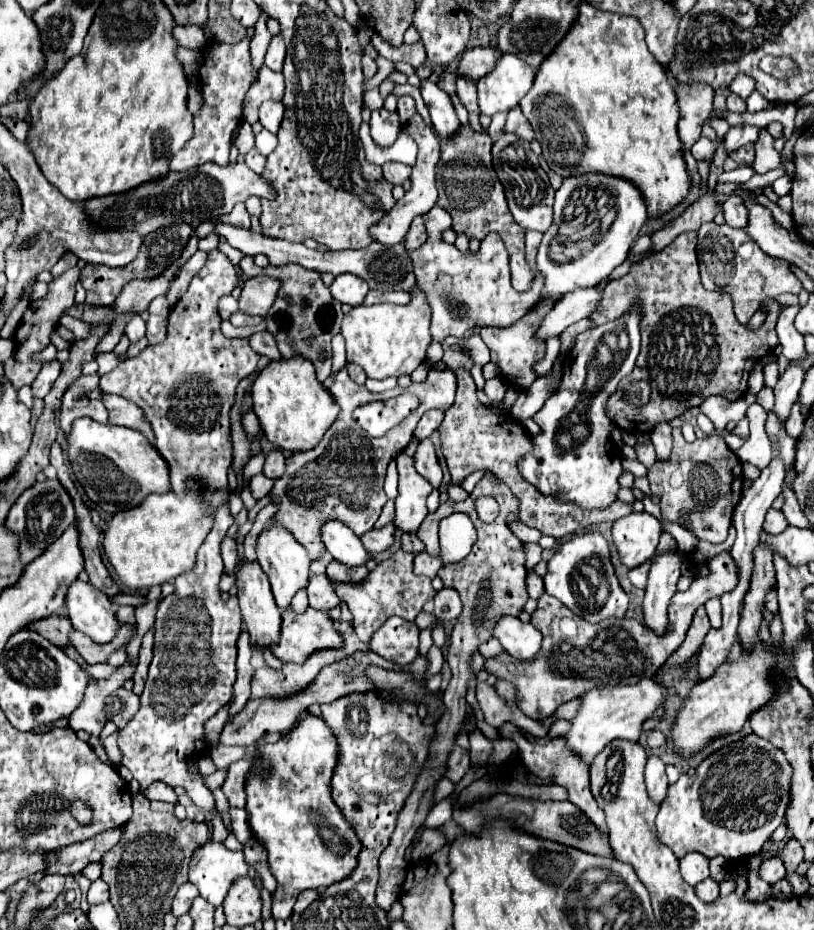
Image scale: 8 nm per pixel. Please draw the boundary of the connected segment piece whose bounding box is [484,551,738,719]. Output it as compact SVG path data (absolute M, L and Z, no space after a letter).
M722 551L708 561L708 577L694 579L686 593L676 593L670 601L670 625L664 637L656 637L642 623L622 617L622 619L604 619L602 623L588 623L570 613L558 599L552 595L542 595L538 607L532 613L532 623L542 623L542 647L538 657L530 661L518 661L506 653L500 653L494 659L486 659L484 669L498 679L506 679L516 687L516 705L530 717L542 719L554 713L562 703L582 695L594 687L604 685L606 681L614 683L638 683L642 677L652 677L664 661L682 645L686 631L690 627L694 611L712 597L720 597L726 591L732 591L738 585L738 567L730 551Z

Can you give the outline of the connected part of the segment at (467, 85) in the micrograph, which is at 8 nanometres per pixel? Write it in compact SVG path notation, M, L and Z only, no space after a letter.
M460 75L460 77L456 79L456 85L458 85L458 89L456 89L456 95L460 97L462 105L464 105L464 107L466 107L466 109L468 109L470 113L478 113L478 97L476 97L476 83Z

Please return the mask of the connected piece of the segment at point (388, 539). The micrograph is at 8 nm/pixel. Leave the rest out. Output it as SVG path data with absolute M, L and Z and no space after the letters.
M388 523L380 529L372 529L366 535L362 535L362 543L370 555L376 555L394 543L394 533L396 533L394 523Z

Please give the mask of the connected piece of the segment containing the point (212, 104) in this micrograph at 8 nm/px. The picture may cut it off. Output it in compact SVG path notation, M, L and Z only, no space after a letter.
M244 39L236 45L226 43L206 43L202 47L202 63L200 63L200 81L202 81L202 107L200 113L194 115L194 137L170 159L170 171L188 171L190 167L204 165L208 161L216 165L228 165L228 151L232 145L232 137L236 129L242 125L242 109L244 95L252 83L252 67L250 67L250 41Z

